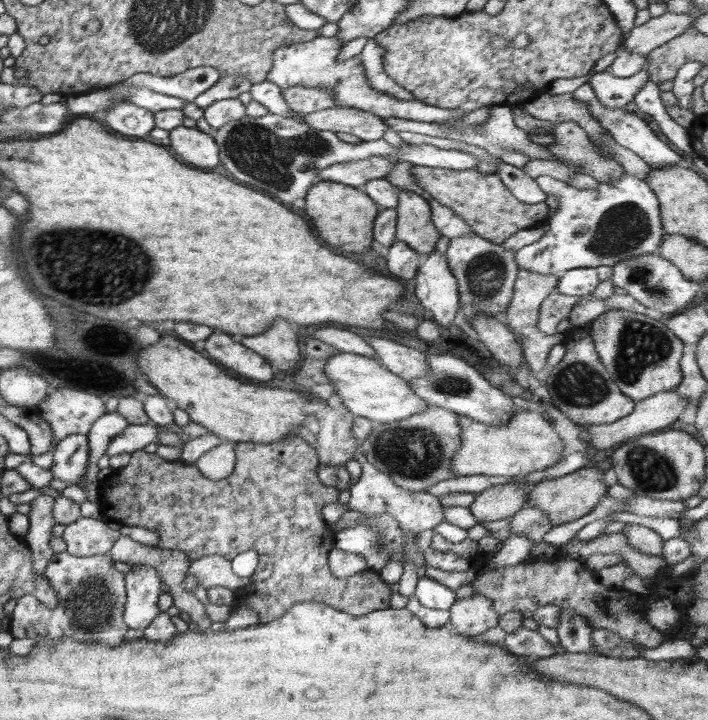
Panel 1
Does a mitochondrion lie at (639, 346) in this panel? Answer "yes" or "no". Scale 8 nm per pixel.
yes

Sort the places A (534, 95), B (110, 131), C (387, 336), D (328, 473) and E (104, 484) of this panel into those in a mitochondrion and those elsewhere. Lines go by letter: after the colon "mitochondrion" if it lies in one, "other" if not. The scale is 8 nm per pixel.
A: other
B: other
C: other
D: other
E: other

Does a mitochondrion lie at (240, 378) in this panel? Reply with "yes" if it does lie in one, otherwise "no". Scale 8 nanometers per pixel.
no

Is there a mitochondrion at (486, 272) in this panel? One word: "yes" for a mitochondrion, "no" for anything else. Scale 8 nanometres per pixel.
yes

